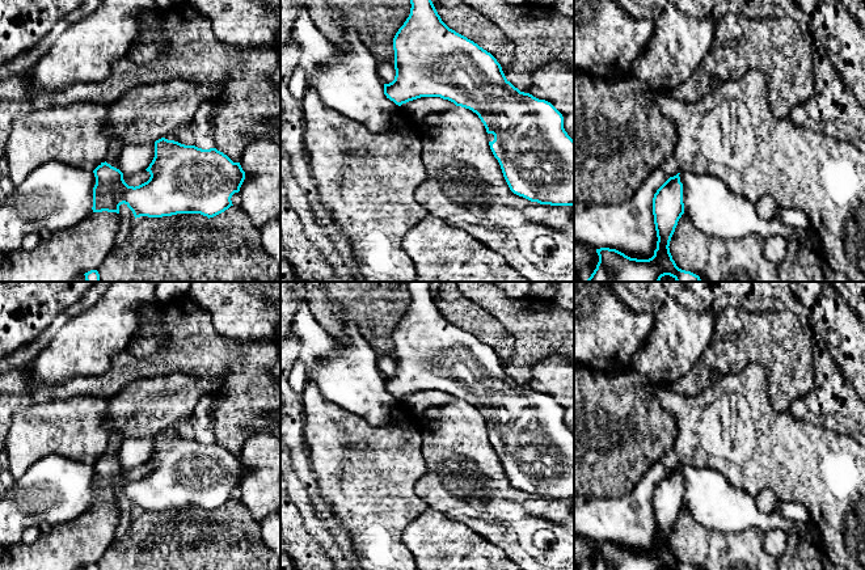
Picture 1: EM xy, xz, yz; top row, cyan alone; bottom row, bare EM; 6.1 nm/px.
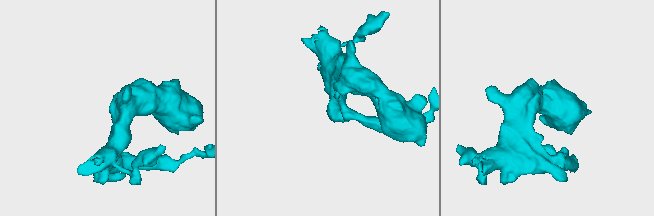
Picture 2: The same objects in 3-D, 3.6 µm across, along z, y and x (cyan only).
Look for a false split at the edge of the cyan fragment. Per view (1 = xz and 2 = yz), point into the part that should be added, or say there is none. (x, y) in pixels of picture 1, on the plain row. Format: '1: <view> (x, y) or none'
1: none
2: none

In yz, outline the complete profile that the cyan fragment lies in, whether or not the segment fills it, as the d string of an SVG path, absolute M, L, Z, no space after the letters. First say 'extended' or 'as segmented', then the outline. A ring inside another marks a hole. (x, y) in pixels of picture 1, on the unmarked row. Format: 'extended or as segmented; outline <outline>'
as segmented; outline M679 468L670 470L653 491L658 531L654 549L649 553L637 553L616 542L600 541L596 542L599 556L591 570L699 570L679 562L668 541L678 515L684 507L683 477Z

